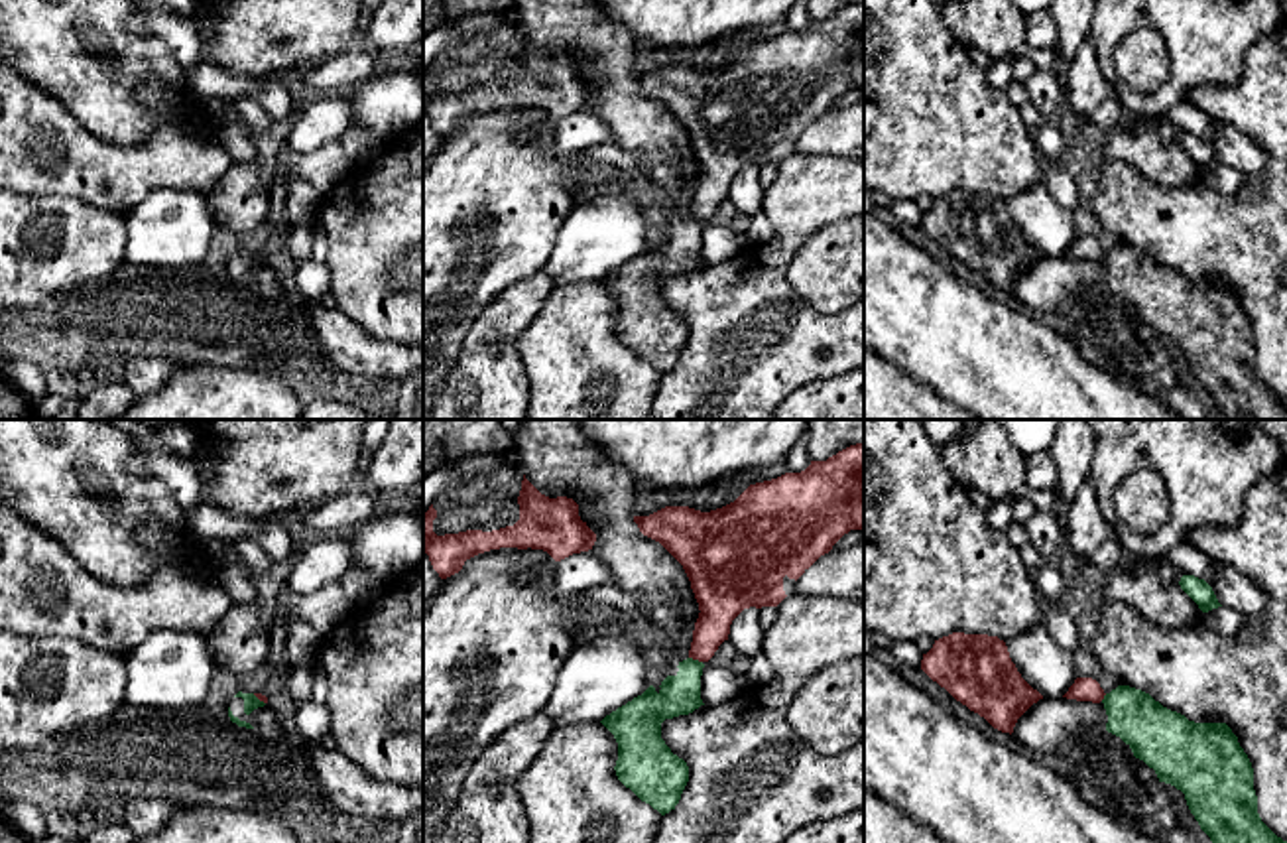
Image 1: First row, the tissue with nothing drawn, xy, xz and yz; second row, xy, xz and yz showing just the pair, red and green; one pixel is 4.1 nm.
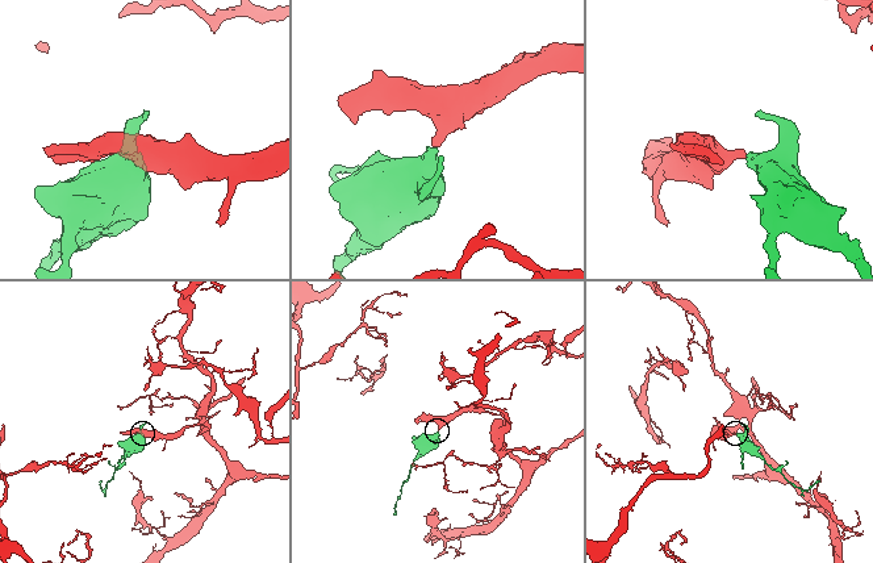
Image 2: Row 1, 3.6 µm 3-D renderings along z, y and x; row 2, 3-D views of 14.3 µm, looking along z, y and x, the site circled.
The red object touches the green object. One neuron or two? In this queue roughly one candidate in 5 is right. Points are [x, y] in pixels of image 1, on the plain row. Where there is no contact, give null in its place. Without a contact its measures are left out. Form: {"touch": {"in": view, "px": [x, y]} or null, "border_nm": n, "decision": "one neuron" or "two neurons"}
{"touch": {"in": "xz", "px": [695, 217]}, "border_nm": 60, "decision": "two neurons"}

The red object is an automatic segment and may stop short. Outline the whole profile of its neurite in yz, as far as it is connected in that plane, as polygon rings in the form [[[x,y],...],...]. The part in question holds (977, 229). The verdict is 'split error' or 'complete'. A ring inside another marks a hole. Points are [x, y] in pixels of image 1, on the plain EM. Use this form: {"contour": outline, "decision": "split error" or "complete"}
{"contour": [[[952,191],[923,213],[921,228],[956,260],[984,276],[994,288],[1013,292],[1017,278],[1043,254],[1017,230],[1008,205],[998,195]]], "decision": "complete"}

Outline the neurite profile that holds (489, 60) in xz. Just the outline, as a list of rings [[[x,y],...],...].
[[[496,24],[490,30],[451,41],[433,61],[437,95],[466,89],[492,91],[520,79],[518,55],[523,30],[514,24]]]

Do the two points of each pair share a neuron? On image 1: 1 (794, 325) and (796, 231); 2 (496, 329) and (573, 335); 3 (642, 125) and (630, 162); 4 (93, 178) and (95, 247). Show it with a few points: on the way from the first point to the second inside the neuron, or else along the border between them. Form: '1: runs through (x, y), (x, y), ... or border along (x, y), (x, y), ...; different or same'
1: runs through (776, 302), (776, 255); same
2: border along (550, 294), (518, 339), (518, 357), (526, 377); different
3: border along (612, 142), (634, 152), (646, 176); different
4: border along (48, 194), (75, 195), (124, 215); different

